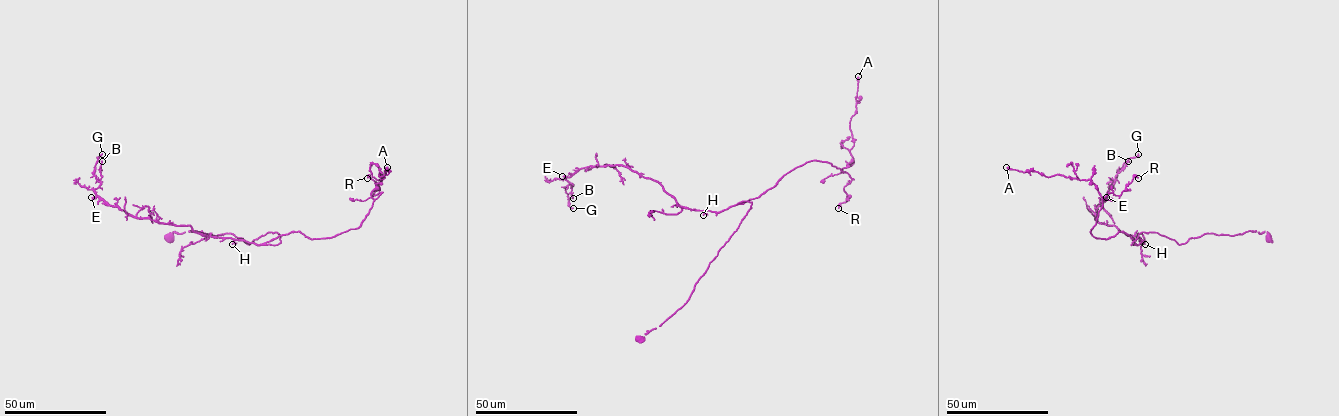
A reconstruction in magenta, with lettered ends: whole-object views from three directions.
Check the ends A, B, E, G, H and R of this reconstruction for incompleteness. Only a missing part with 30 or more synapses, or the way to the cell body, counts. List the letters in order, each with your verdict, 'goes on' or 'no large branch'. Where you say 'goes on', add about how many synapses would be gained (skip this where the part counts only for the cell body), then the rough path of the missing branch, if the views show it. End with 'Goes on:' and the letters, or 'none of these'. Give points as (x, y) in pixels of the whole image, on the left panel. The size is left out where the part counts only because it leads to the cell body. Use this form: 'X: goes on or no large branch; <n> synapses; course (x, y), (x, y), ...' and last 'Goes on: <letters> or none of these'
A: no large branch
B: no large branch
E: no large branch
G: no large branch
H: no large branch
R: no large branch
Goes on: none of these

